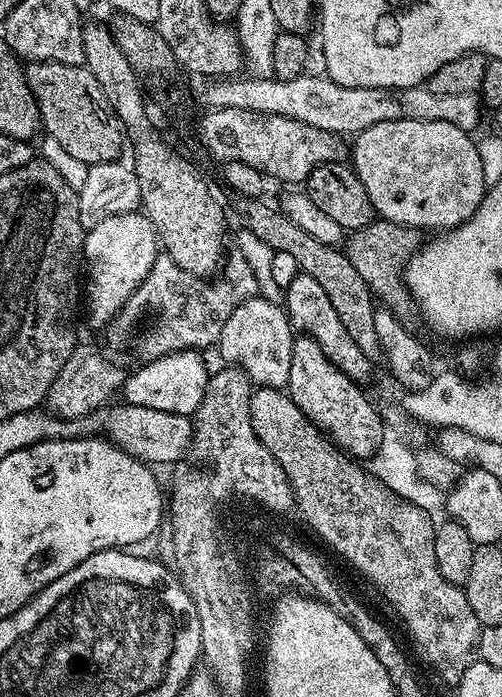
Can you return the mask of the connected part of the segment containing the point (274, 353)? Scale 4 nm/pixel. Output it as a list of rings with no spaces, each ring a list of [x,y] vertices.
[[[259,294],[244,300],[222,326],[218,341],[220,356],[229,365],[245,372],[253,385],[287,389],[290,378],[290,354],[294,329],[288,313],[279,303],[264,300]]]

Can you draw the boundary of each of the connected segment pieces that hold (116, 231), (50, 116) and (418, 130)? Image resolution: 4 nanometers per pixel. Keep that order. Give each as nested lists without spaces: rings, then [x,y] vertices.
[[[143,211],[114,214],[102,222],[91,225],[84,233],[82,264],[88,267],[86,300],[88,296],[88,320],[94,327],[111,325],[120,307],[134,294],[134,290],[150,274],[158,259],[158,237],[156,229]]]
[[[29,61],[24,68],[24,76],[27,78],[27,84],[31,86],[33,92],[36,94],[36,101],[40,107],[40,119],[42,121],[43,131],[49,132],[54,139],[60,143],[61,153],[64,156],[69,156],[70,158],[78,158],[78,162],[87,164],[89,166],[94,164],[110,164],[121,159],[120,147],[125,147],[126,144],[126,133],[119,120],[116,119],[116,112],[110,106],[110,102],[106,98],[106,94],[102,94],[102,86],[98,86],[98,80],[91,74],[88,68],[83,65],[77,64],[66,64],[66,63],[54,63],[52,61]]]
[[[378,122],[355,134],[350,167],[358,174],[362,186],[366,186],[366,194],[370,194],[370,202],[377,217],[421,230],[457,228],[478,210],[486,191],[480,150],[477,141],[472,141],[471,138],[468,130],[459,129],[448,122]]]

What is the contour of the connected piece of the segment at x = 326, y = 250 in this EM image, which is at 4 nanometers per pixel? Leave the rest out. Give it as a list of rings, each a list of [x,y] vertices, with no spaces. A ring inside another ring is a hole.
[[[252,198],[243,203],[245,204],[245,227],[256,234],[260,240],[266,242],[275,252],[293,255],[300,270],[310,274],[312,278],[316,278],[321,283],[322,290],[329,295],[342,326],[345,327],[350,338],[357,343],[358,348],[365,356],[373,360],[377,359],[381,355],[381,350],[378,334],[374,328],[376,304],[372,292],[359,277],[358,270],[351,265],[347,253],[335,245],[319,242],[318,239],[306,233],[306,230],[291,223],[283,211],[274,210],[264,202]]]

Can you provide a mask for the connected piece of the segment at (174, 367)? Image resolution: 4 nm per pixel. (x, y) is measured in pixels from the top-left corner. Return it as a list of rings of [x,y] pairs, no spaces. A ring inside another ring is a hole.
[[[199,351],[171,352],[157,360],[150,360],[139,365],[140,369],[129,380],[122,384],[123,399],[130,404],[146,406],[154,410],[177,412],[191,417],[198,410],[202,402],[202,394],[206,390],[206,382],[210,369],[204,365]]]

